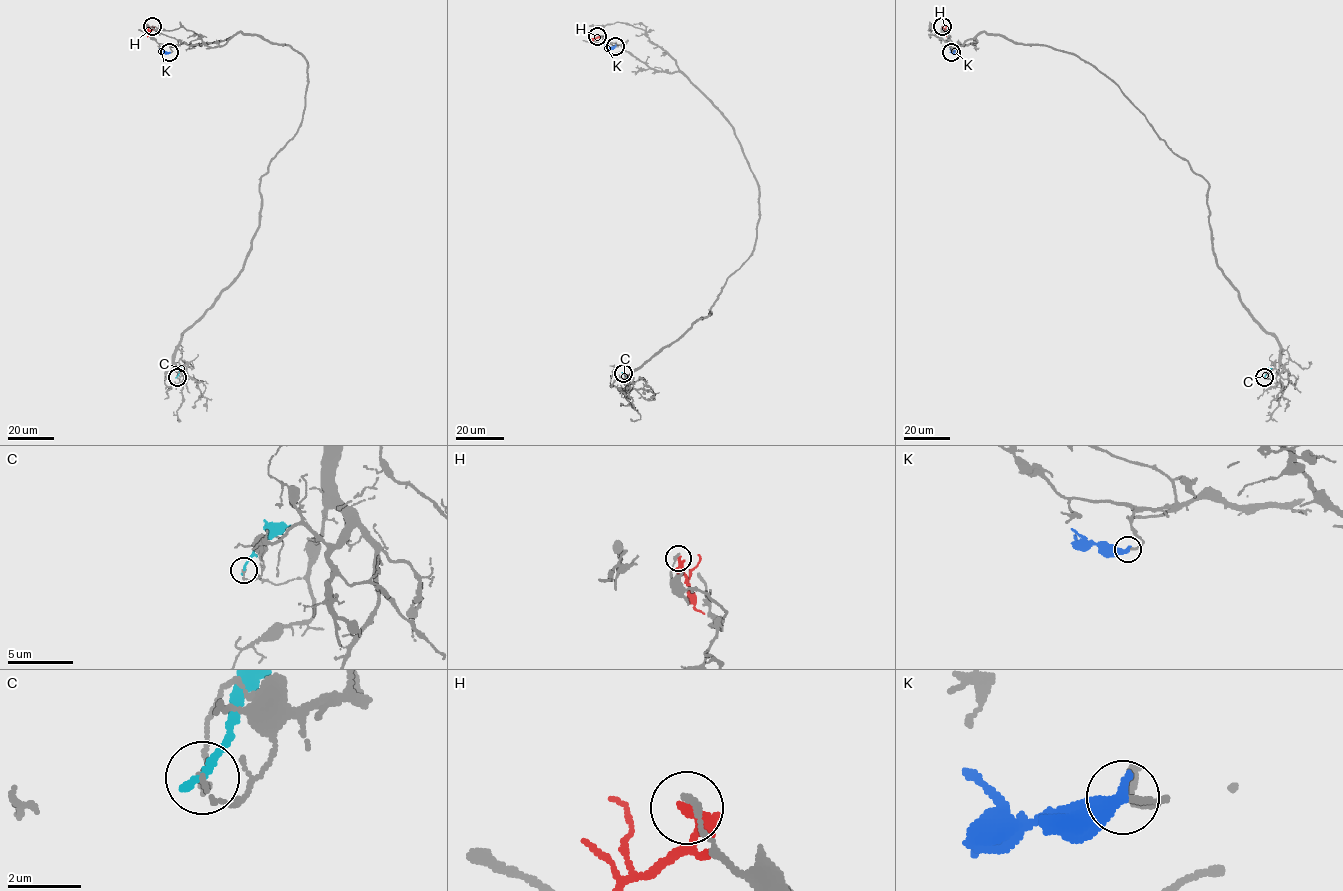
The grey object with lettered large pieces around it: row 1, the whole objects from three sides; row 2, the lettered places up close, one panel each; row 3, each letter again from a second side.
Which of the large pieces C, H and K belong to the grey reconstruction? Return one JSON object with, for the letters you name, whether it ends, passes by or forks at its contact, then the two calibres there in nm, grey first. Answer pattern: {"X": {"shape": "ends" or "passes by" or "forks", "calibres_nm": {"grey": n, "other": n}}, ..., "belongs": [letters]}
{"belongs": []}

